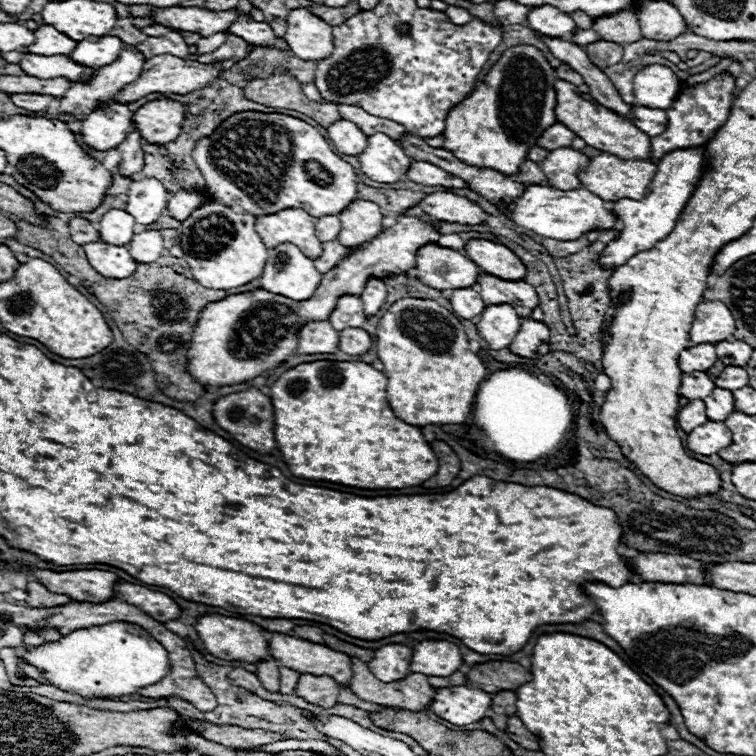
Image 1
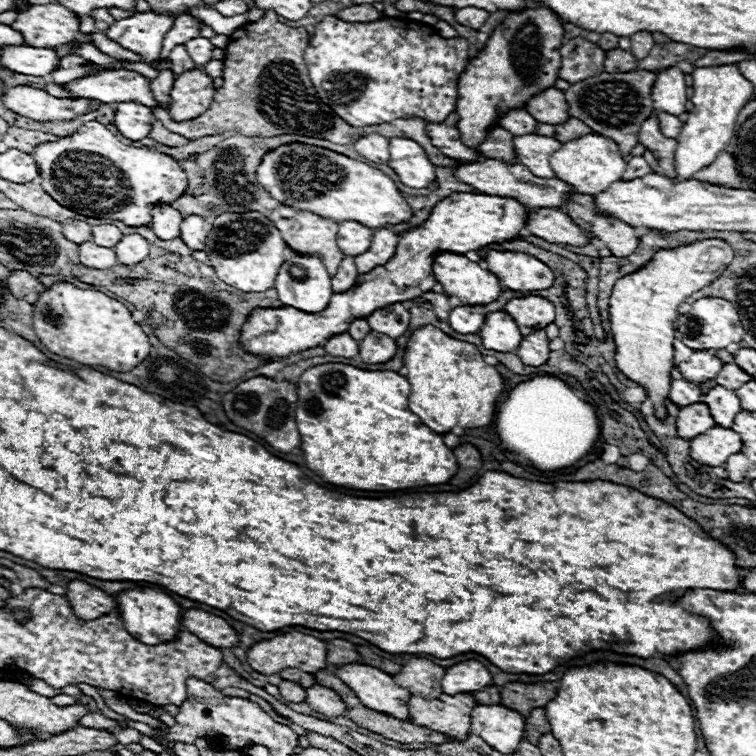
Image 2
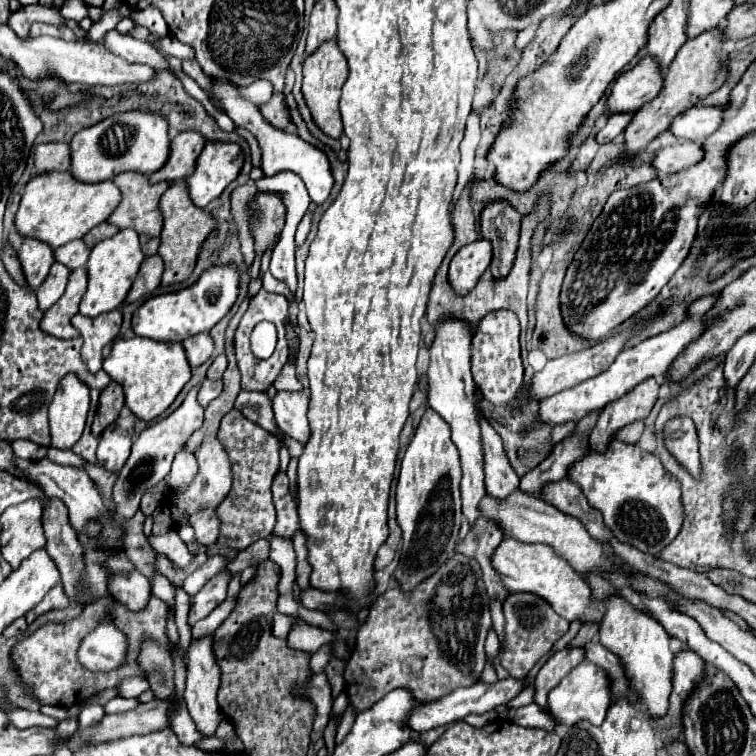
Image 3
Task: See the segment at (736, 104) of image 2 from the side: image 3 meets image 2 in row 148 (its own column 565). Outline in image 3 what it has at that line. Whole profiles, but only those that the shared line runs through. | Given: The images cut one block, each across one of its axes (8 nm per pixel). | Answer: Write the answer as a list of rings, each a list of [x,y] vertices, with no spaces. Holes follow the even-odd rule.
[[[588,660],[580,662],[576,668],[572,668],[572,672],[568,676],[564,676],[560,680],[560,684],[556,688],[552,688],[548,694],[550,714],[566,726],[574,726],[580,720],[588,720],[594,726],[600,726],[610,704],[612,704],[610,678],[602,668],[598,668],[596,664],[592,664]]]

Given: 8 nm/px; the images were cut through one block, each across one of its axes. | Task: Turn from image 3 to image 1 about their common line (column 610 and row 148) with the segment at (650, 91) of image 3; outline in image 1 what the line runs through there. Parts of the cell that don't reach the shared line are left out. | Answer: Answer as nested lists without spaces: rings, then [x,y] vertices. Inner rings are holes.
[[[110,104],[90,114],[80,128],[82,142],[92,150],[112,150],[134,130],[132,112],[126,104]]]

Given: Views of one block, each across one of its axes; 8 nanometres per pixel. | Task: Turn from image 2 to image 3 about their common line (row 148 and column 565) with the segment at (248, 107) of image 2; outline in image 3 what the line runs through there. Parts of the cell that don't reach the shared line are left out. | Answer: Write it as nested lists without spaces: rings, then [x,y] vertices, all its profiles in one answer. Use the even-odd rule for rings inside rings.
[[[566,422],[566,424],[554,426],[554,430],[552,430],[552,438],[554,438],[554,442],[560,442],[562,438],[572,436],[574,430],[576,430],[576,424],[574,424],[574,422]]]

